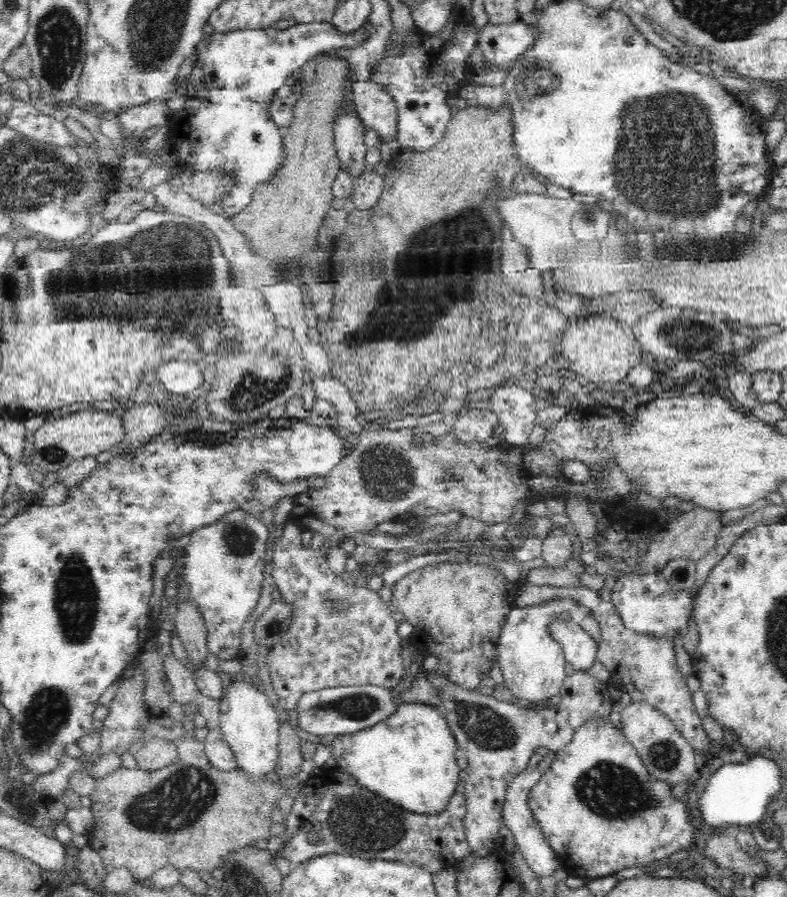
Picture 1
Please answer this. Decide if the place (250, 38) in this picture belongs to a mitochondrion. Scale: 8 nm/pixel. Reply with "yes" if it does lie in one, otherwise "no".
no

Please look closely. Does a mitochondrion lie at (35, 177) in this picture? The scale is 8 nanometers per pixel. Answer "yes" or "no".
yes

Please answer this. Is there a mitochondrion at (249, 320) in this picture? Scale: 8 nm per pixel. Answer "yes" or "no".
no

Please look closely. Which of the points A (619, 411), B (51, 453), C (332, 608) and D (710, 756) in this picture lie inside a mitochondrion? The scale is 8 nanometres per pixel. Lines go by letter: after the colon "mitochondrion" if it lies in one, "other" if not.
A: other
B: mitochondrion
C: mitochondrion
D: other

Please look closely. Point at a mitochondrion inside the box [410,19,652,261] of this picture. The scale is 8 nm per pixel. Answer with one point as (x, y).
(537, 77)

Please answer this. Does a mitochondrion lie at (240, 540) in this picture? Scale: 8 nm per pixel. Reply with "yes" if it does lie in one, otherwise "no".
yes

